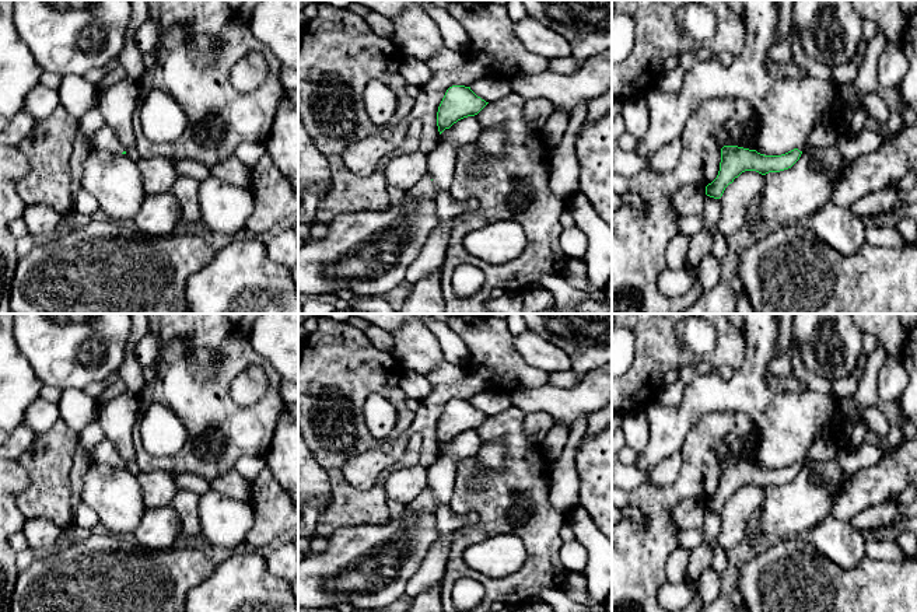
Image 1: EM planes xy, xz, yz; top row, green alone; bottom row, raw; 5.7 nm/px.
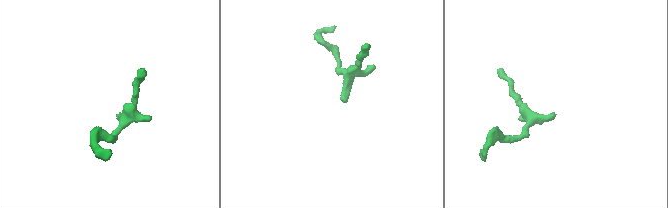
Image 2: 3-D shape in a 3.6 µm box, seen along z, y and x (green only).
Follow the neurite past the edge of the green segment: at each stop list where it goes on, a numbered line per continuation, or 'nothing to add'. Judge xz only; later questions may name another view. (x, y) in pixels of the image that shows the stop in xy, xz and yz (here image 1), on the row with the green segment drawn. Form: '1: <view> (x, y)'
nothing to add

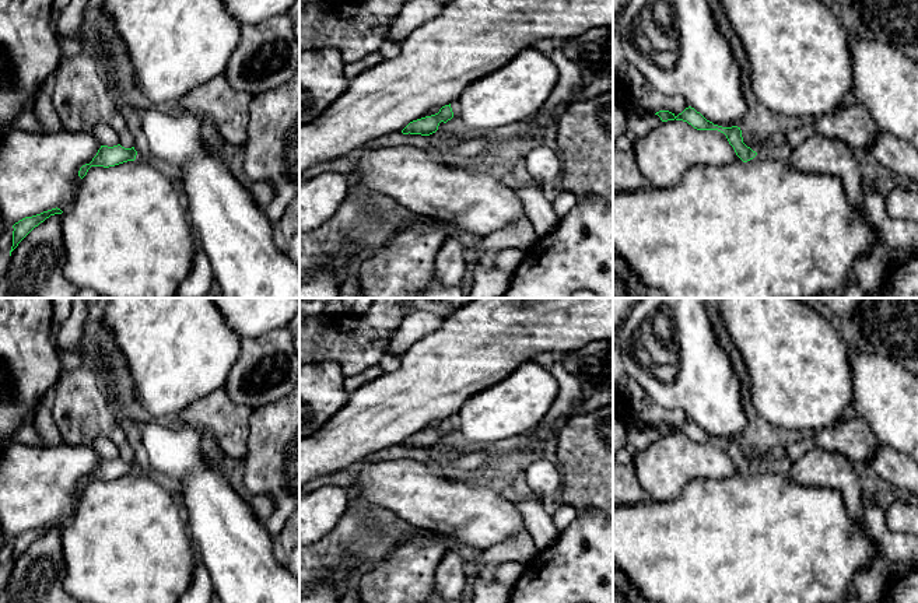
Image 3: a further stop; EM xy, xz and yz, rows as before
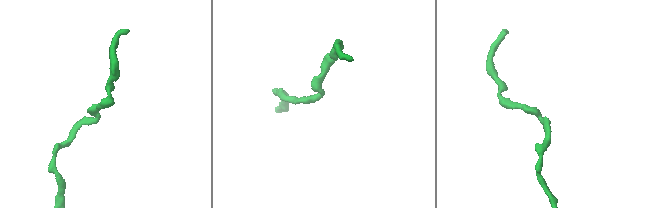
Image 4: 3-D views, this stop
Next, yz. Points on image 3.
nothing to add

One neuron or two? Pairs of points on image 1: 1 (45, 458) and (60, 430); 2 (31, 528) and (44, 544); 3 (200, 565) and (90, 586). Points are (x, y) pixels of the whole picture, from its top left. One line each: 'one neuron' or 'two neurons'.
1: one neuron
2: one neuron
3: one neuron

